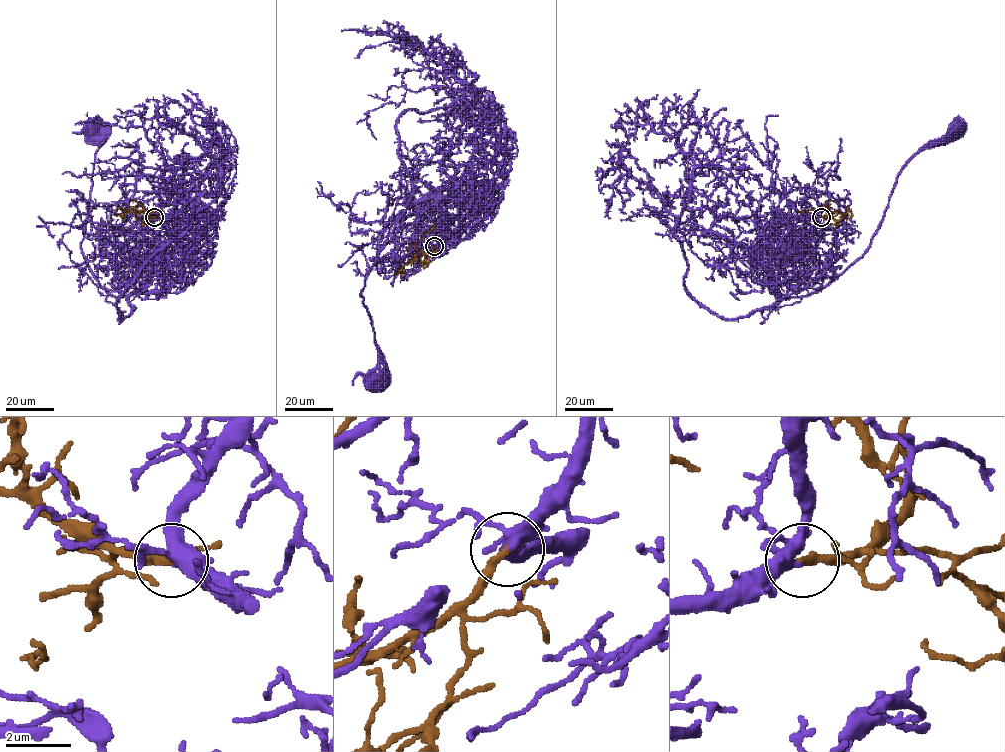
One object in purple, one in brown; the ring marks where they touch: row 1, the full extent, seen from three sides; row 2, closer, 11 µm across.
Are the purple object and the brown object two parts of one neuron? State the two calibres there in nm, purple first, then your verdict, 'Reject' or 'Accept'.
Thickness 320 nm (purple) against 300 nm. Accept

